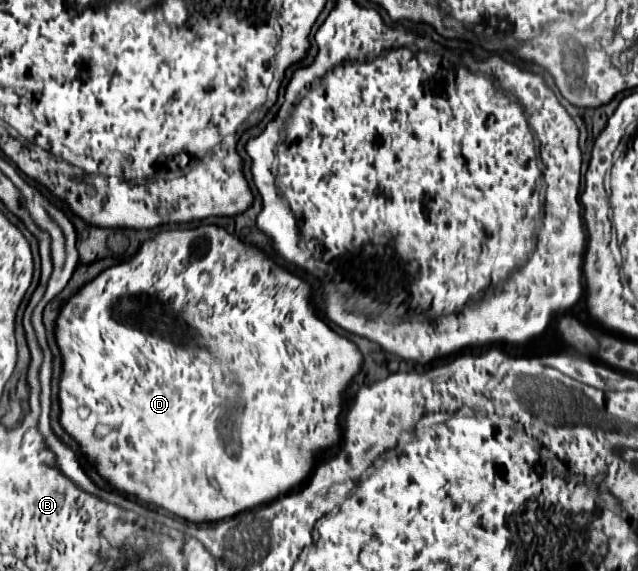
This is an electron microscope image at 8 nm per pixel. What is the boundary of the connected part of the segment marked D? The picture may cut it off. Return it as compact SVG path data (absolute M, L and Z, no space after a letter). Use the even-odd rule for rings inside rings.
M217 225L161 231L153 239L145 241L134 256L118 259L119 263L103 269L93 281L85 283L61 307L55 319L55 341L61 353L63 367L59 379L59 425L79 445L83 457L117 491L135 495L139 501L157 505L169 511L171 515L191 523L213 523L229 519L237 513L269 503L299 487L313 469L315 455L327 449L327 443L333 447L337 445L337 441L341 441L339 413L343 391L363 365L363 355L359 353L357 345L337 335L325 321L315 315L309 303L309 283L279 267L261 249L243 243L241 239L229 235L223 227ZM99 427L107 427L109 431L97 437L95 431Z

